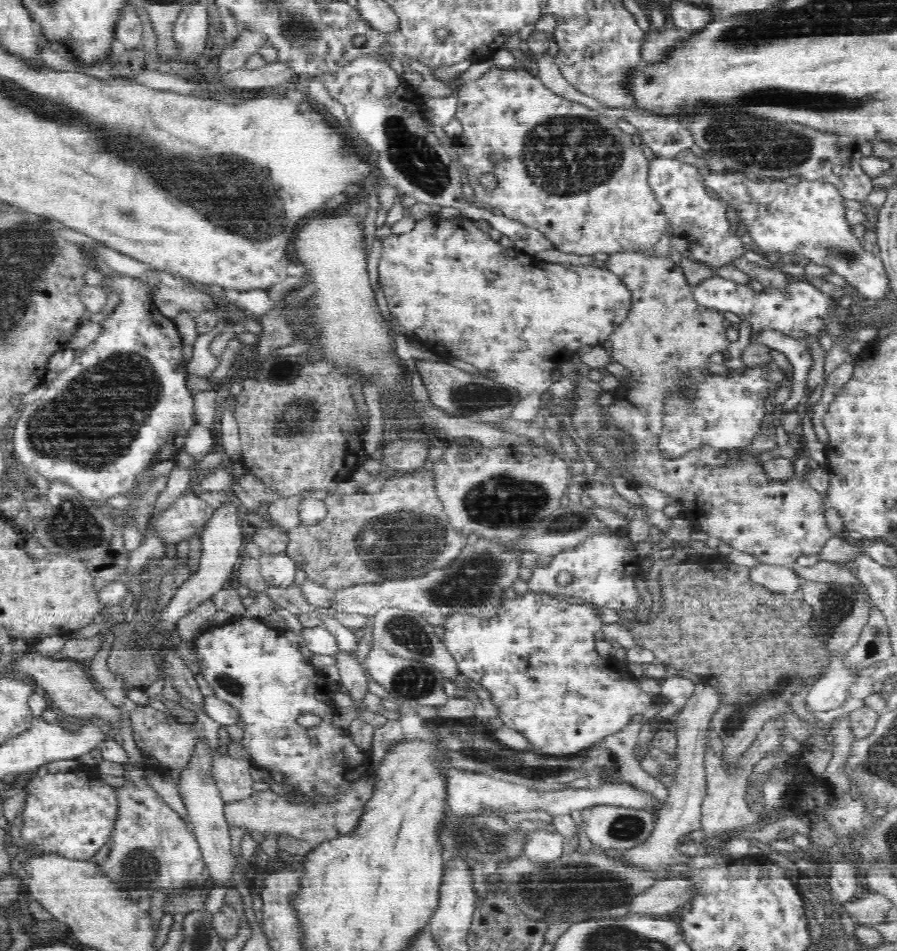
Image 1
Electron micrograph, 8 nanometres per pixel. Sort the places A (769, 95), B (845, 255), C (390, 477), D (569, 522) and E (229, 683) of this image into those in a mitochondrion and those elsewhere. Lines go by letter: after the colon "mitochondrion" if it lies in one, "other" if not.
A: mitochondrion
B: mitochondrion
C: other
D: mitochondrion
E: mitochondrion

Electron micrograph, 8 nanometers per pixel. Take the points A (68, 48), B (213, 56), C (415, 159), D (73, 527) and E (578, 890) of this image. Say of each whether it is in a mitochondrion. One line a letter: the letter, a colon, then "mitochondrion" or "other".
A: other
B: other
C: mitochondrion
D: mitochondrion
E: mitochondrion

